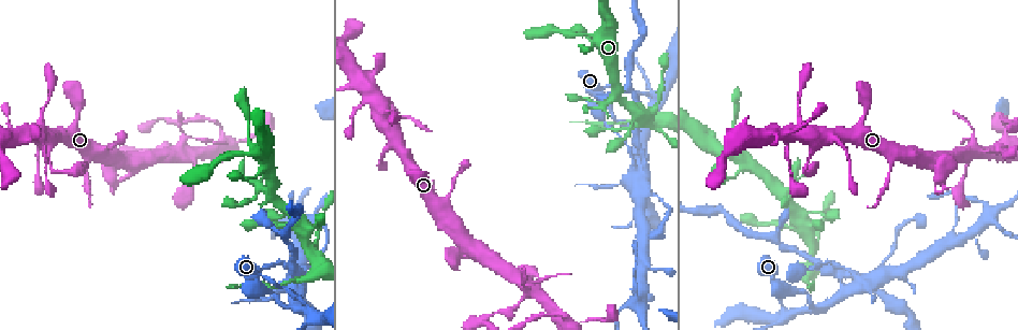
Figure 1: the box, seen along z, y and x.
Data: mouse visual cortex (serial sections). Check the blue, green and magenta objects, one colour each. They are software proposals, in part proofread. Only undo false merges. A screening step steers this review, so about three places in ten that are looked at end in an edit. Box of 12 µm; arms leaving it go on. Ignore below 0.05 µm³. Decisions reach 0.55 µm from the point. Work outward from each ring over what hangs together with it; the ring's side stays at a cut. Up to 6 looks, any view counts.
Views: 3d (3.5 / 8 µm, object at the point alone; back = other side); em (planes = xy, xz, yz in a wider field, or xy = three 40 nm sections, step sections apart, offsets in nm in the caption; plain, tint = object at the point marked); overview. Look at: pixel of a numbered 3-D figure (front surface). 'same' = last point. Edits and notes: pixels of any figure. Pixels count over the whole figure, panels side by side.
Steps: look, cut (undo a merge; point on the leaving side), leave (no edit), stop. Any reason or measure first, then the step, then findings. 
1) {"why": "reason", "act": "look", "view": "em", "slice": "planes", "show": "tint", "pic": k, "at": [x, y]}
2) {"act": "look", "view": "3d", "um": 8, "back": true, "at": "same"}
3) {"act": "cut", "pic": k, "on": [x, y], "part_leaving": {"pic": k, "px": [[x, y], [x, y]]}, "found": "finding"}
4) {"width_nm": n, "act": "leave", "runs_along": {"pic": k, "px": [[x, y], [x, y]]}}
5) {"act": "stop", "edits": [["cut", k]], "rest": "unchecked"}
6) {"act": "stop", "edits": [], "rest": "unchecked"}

{"why": "abrupt turn", "act": "look", "view": "3d", "um": 3.5, "pic": 1, "at": [309, 316]}

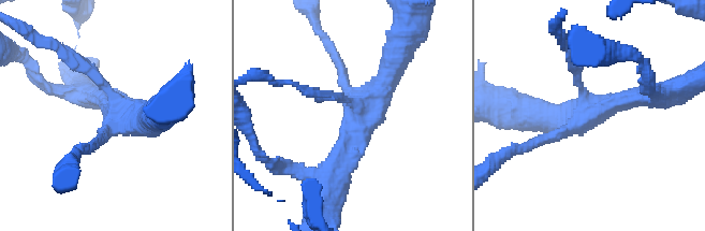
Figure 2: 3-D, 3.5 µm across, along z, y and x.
{"act": "look", "view": "em", "slice": "planes", "show": "tint", "pic": 2, "at": [590, 105]}

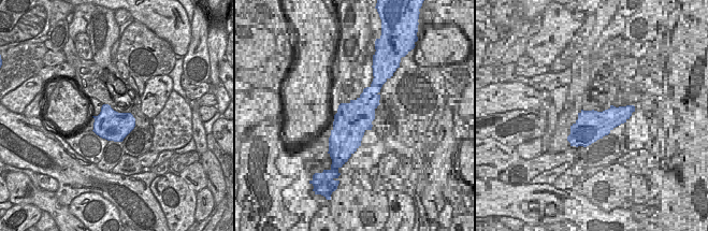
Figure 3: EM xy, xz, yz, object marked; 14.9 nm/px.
{"why": "another direction", "act": "look", "view": "em", "slice": "xy", "step": 1, "show": "tint", "at": "same"}

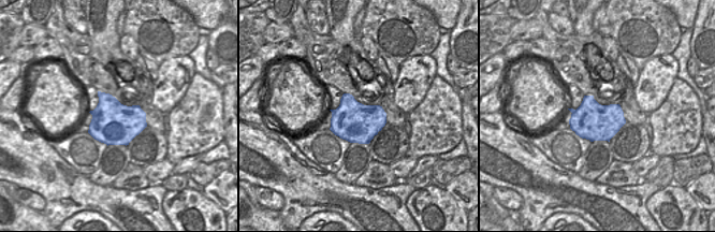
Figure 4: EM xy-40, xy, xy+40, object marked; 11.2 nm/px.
{"act": "leave", "found": "all the same cell"}

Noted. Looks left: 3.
{"why": "sharp bend", "act": "look", "view": "3d", "um": 3.5, "back": true, "pic": 1, "at": [288, 274]}

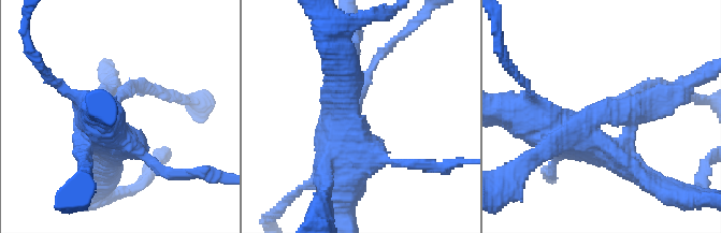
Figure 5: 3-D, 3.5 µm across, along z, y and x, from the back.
{"why": "now the EM", "act": "look", "view": "em", "slice": "xy", "step": 1, "show": "tint", "pic": 5, "at": [588, 120]}

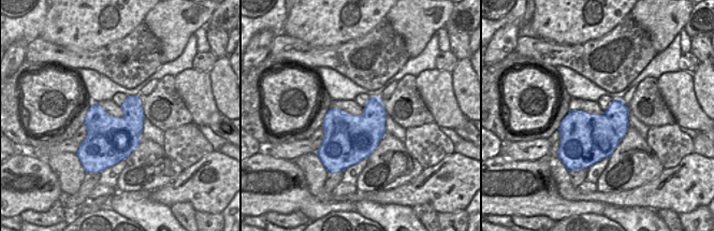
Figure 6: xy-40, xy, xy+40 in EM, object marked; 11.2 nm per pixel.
{"act": "look", "view": "em", "slice": "xy", "step": 2, "show": "tint", "at": "same"}

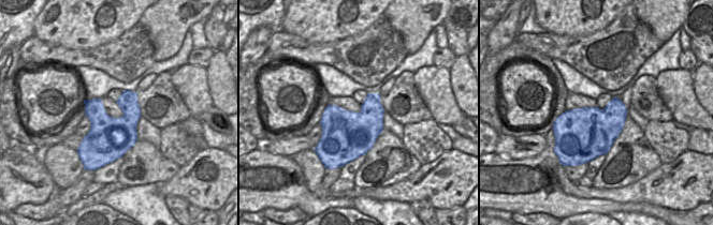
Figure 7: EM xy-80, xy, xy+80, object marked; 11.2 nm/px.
{"width_nm": 500, "act": "cut", "pic": 5, "on": [518, 173], "part_leaving": {"pic": 5, "px": [[631, 119], [653, 96], [706, 76]]}, "found": "a second cell is stuck on"}

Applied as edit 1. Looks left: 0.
{"act": "stop", "edits": [["cut", 5]], "rest": "unchecked"}

